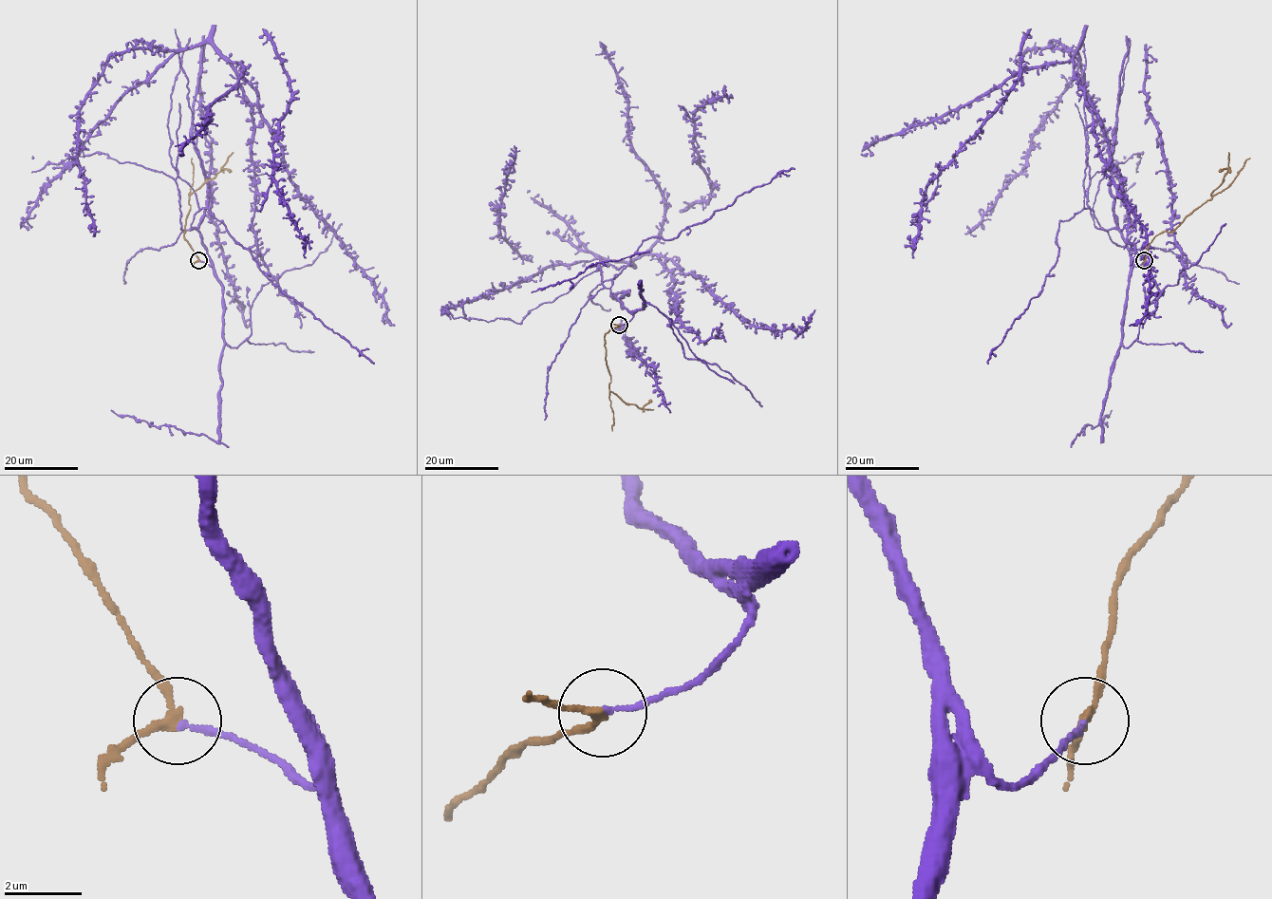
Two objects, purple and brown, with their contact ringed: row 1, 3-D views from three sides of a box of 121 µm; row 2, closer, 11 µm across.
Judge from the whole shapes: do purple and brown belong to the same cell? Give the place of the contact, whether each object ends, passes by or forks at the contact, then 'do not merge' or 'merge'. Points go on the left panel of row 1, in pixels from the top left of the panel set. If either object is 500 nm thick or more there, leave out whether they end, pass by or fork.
(198, 260) | purple ends | brown passes by | merge

